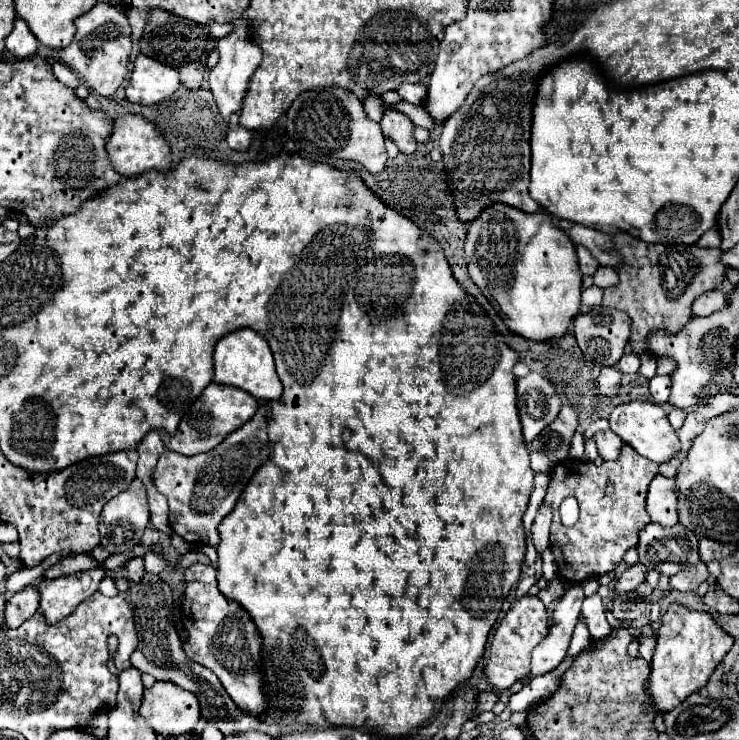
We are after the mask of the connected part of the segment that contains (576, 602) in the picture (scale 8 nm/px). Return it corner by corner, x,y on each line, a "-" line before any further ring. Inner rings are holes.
571,584
565,596
557,602
553,612
553,624
549,628
549,636
533,650
531,658
531,676
541,676
545,672
555,670
569,648
573,628
581,614
583,604
583,588
579,584

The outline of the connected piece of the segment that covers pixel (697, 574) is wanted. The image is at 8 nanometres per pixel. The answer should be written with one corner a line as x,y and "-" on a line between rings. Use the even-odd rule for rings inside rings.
699,562
697,566
687,568
687,570
681,570
681,572
677,572
675,576
671,576
671,586
673,586
675,590
683,590
683,592
687,592
687,590
697,590
697,586
699,586
701,582
705,582
707,576
709,576
707,566
705,566
703,562

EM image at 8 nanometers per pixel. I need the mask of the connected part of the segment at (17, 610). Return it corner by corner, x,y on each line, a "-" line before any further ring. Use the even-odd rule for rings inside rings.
27,586
21,592
13,594
13,598
5,606
5,626
19,628
25,620
29,620
39,610
39,592
35,586

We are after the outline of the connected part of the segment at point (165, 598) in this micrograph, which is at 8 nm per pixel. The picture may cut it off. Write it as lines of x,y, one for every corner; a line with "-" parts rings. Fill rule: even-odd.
149,576
139,582
139,594
137,594
137,606
133,608
133,618
135,618
135,628
139,636
139,648
131,656
133,668
139,672
147,672
155,676
157,680
169,680
189,692
193,692
199,702
201,702
201,716
211,722
219,720
241,720
245,714
235,706
235,702
223,692
223,686
219,684
217,676
195,664
191,658
181,648
179,636
173,626
173,596
171,588
167,582
163,582
159,576

